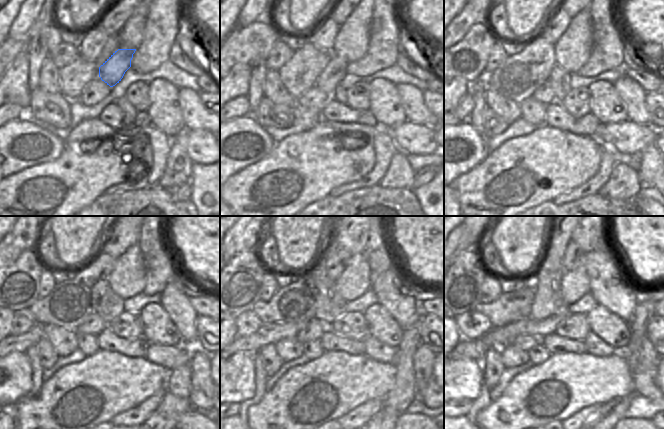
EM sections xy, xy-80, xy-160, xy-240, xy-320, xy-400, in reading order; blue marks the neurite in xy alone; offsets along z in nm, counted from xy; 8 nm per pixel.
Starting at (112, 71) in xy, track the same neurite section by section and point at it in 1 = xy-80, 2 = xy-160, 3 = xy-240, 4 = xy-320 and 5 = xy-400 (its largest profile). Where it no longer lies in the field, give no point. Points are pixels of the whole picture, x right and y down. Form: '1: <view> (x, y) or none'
1: xy-80 (335, 71)
2: xy-160 (544, 93)
3: xy-240 (93, 324)
4: xy-320 (313, 330)
5: xy-400 (525, 342)

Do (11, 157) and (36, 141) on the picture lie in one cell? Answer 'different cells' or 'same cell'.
same cell

